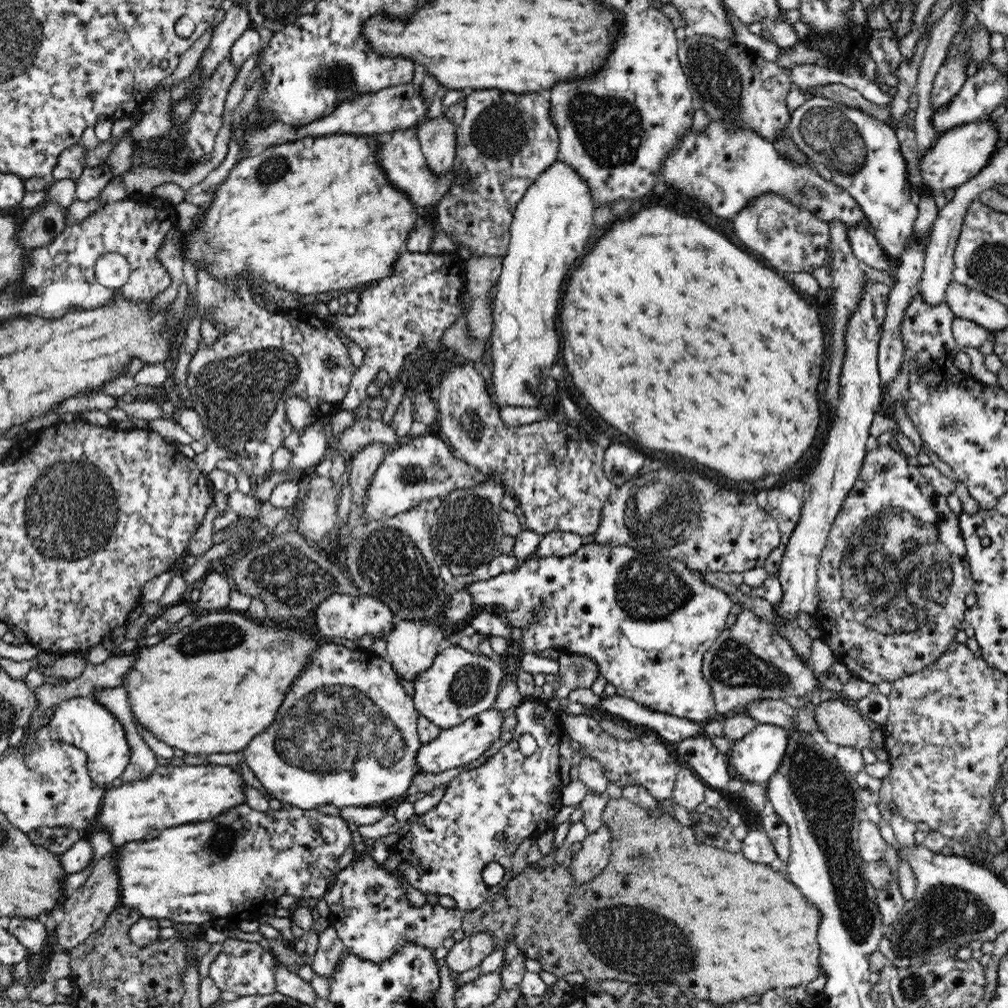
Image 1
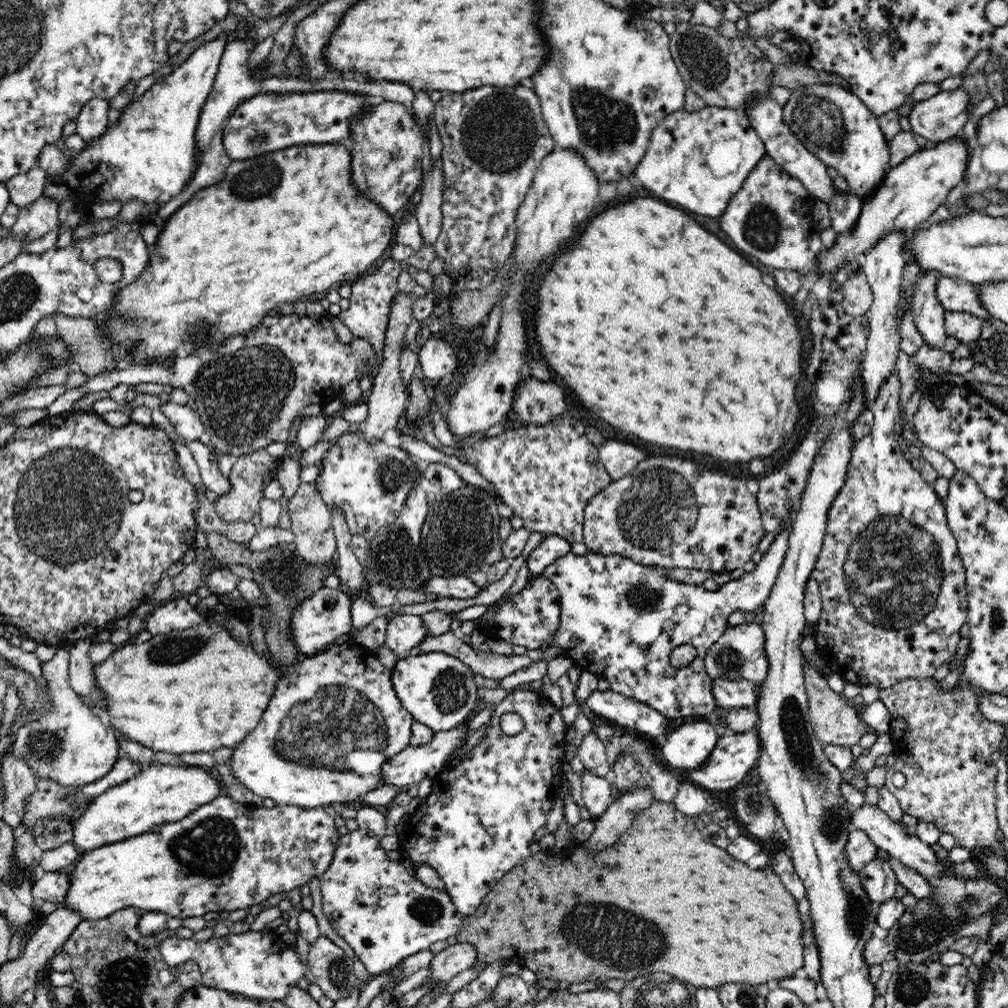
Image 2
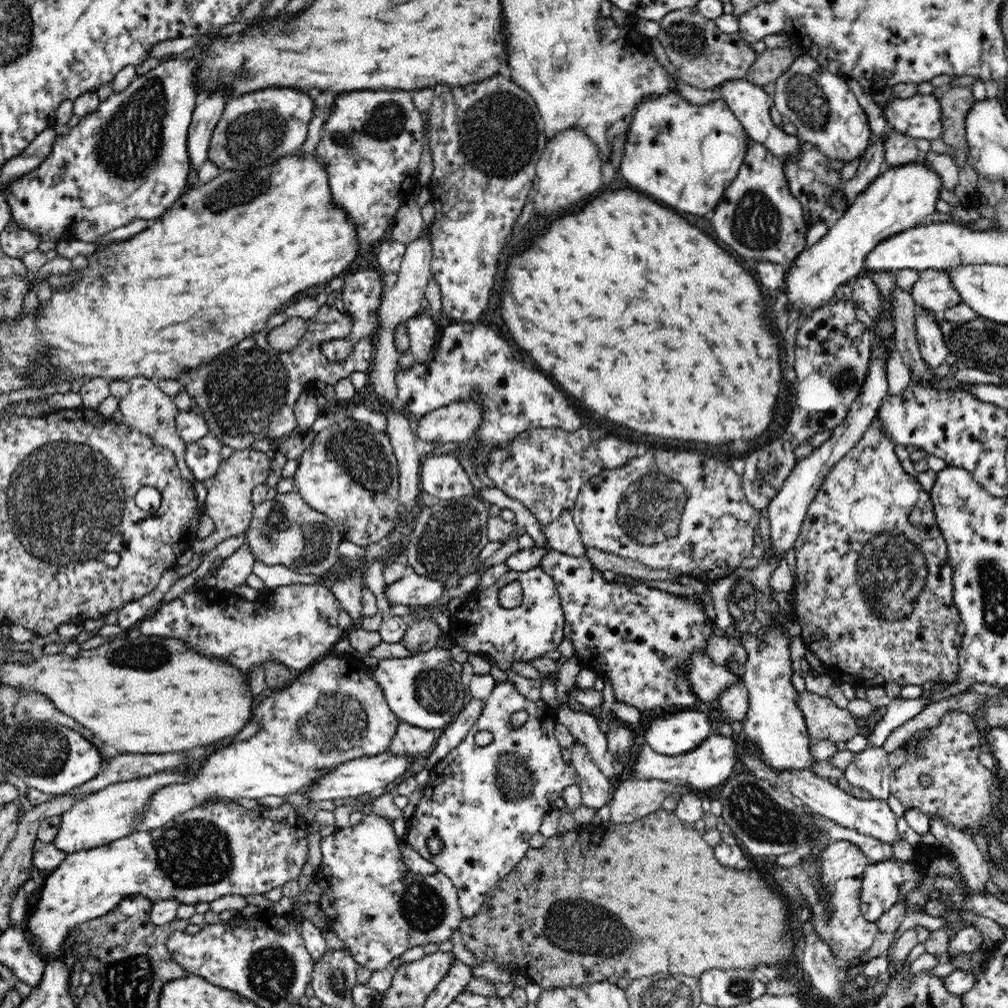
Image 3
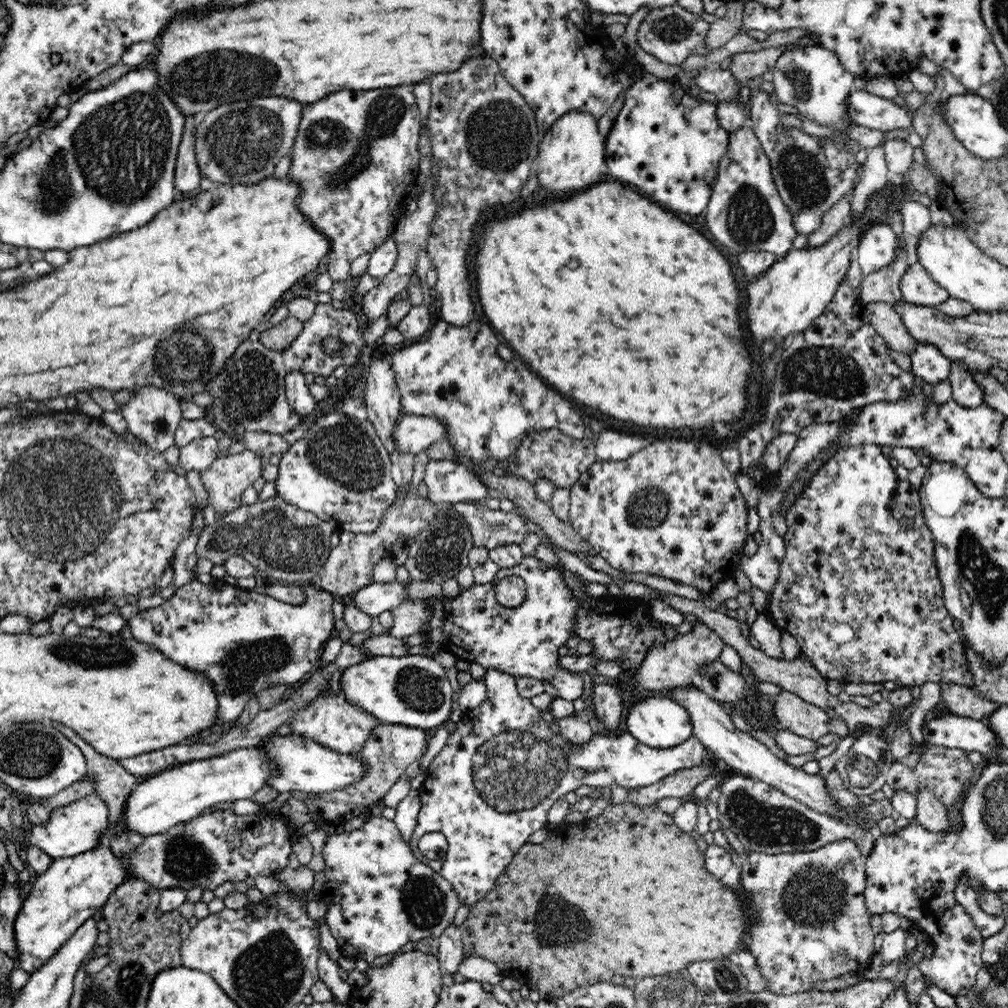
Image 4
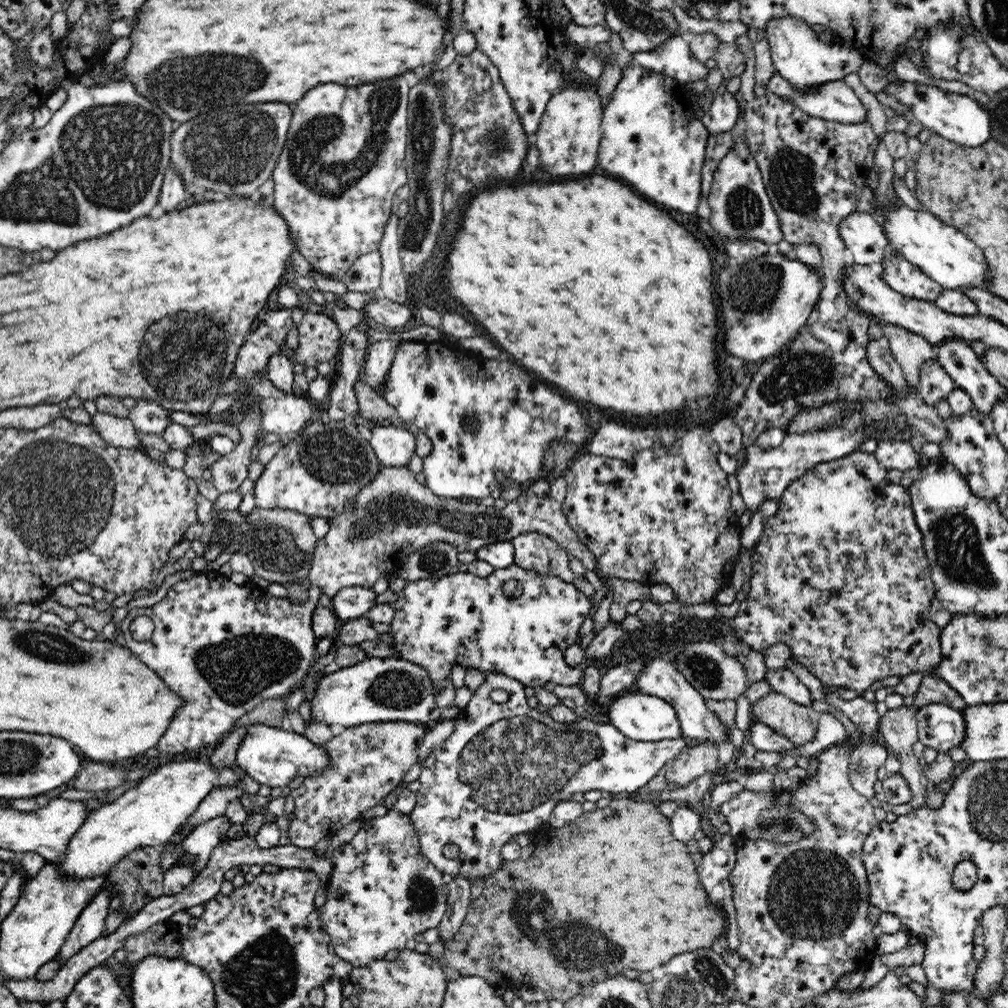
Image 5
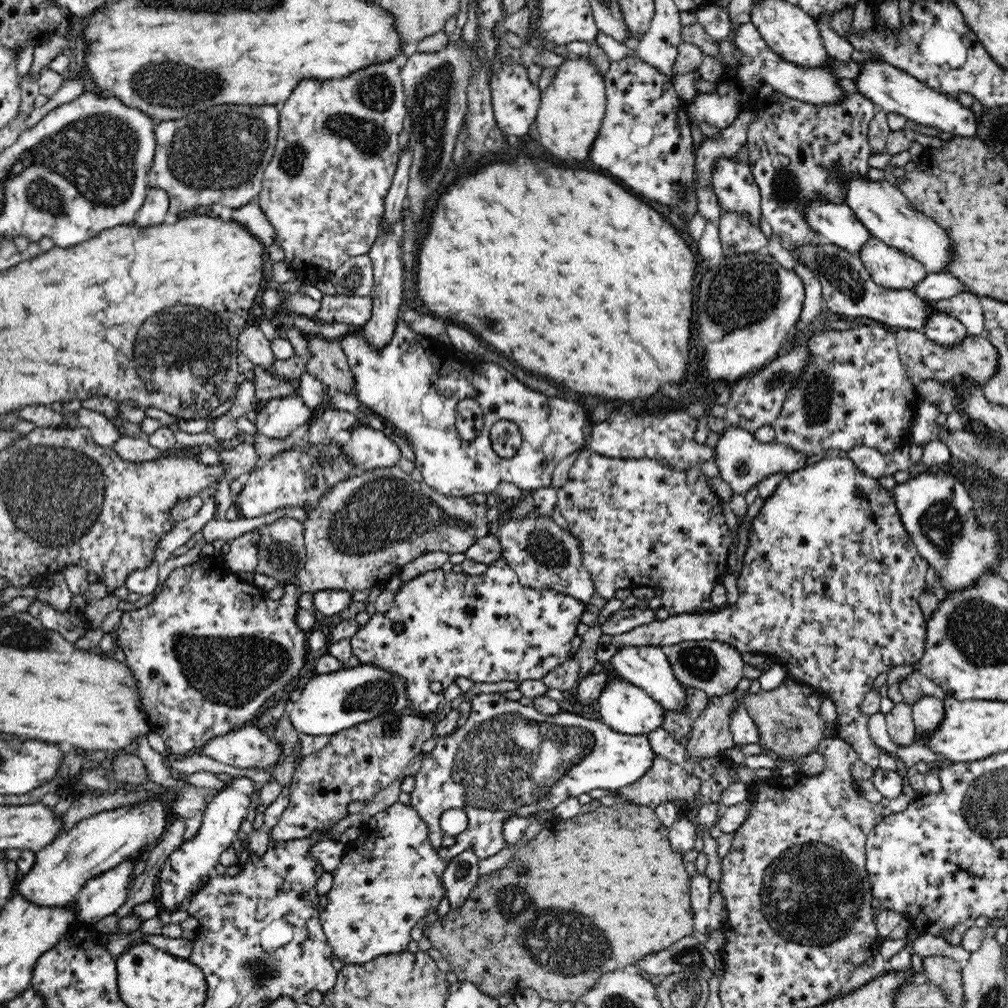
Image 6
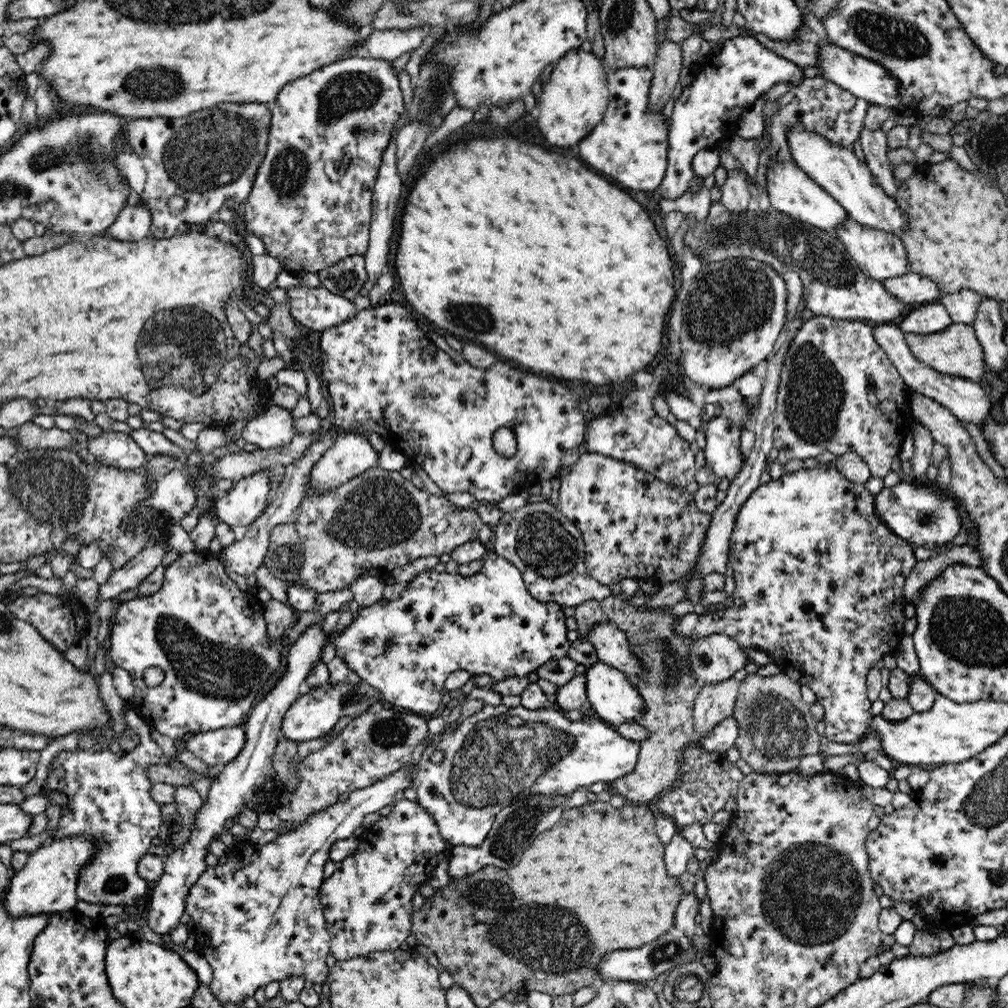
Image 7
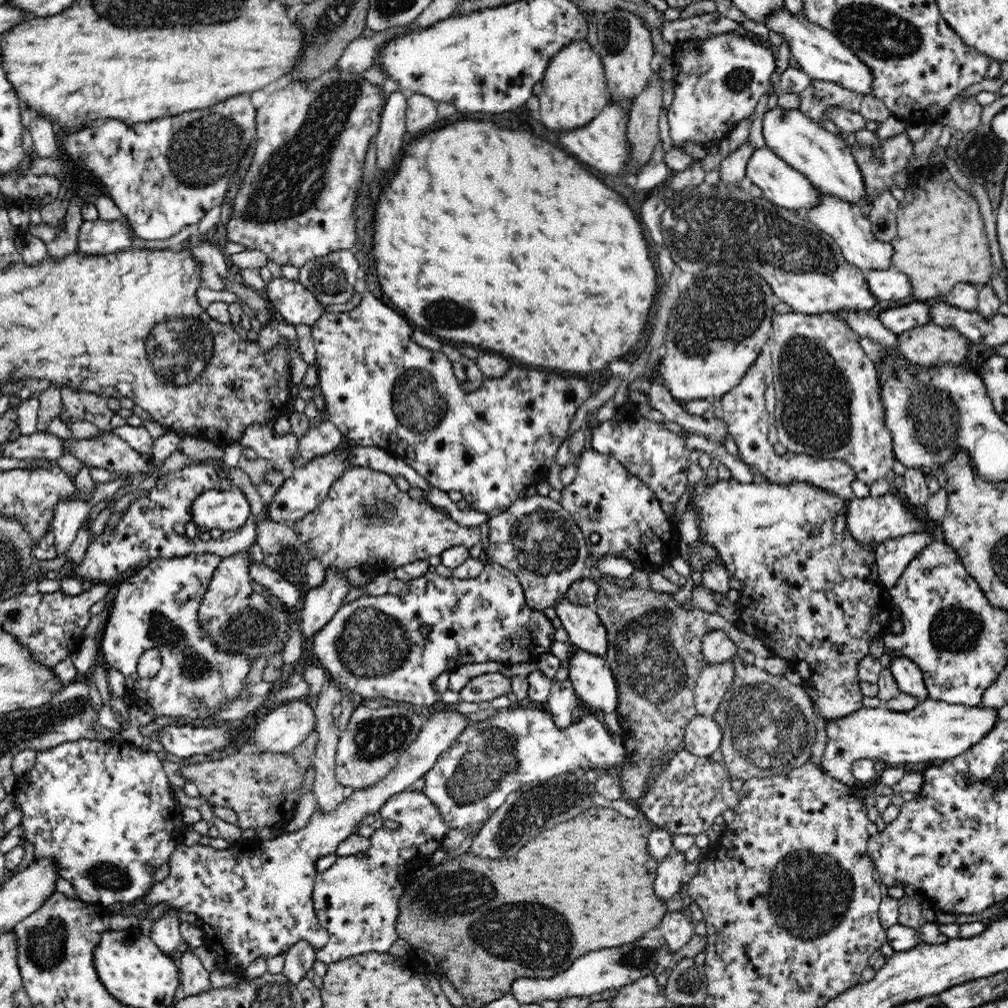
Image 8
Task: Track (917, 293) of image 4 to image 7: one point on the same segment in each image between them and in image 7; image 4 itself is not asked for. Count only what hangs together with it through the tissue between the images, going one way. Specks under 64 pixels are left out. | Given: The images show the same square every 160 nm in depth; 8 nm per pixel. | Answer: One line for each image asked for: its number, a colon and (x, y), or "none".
5: (903, 277)
6: (888, 267)
7: (880, 255)

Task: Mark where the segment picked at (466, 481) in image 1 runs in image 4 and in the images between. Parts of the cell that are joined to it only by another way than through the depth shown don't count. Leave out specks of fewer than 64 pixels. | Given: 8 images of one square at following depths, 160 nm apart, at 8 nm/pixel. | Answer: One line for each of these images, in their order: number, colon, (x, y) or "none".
2: (368, 481)
3: (352, 477)
4: (340, 470)

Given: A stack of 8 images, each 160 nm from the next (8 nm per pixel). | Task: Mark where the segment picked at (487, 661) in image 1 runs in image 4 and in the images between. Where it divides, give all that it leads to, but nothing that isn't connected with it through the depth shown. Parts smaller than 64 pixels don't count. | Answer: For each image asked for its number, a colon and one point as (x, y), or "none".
2: (437, 689)
3: (423, 690)
4: (413, 691)

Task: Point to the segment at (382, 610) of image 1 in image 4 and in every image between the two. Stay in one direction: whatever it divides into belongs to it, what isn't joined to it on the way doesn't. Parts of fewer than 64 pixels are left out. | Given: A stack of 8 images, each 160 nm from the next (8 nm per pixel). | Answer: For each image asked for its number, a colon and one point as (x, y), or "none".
2: (316, 622)
3: (295, 625)
4: (245, 641)

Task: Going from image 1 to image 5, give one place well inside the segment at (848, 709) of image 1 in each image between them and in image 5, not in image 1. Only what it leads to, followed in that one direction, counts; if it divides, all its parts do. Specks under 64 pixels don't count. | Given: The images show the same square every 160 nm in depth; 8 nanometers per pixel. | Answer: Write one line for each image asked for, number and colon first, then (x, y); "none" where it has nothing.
2: (835, 721)
3: (825, 721)
4: (793, 714)
5: (798, 723)

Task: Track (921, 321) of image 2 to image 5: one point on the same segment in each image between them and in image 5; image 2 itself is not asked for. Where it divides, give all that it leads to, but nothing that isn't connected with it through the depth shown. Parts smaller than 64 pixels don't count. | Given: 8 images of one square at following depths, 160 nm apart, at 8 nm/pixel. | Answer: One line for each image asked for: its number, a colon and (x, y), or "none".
3: (931, 345)
4: (927, 362)
5: (936, 385)

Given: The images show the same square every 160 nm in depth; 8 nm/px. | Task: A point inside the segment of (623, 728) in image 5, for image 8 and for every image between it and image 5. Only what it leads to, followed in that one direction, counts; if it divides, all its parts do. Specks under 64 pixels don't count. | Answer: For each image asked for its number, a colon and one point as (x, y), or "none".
6: (623, 706)
7: (615, 701)
8: (590, 675)

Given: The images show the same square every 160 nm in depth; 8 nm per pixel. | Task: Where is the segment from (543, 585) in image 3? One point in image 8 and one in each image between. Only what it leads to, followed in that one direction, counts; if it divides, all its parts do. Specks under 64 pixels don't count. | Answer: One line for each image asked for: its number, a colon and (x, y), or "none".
4: (473, 626)
5: (460, 619)
6: (489, 628)
7: (488, 623)
8: (374, 646)

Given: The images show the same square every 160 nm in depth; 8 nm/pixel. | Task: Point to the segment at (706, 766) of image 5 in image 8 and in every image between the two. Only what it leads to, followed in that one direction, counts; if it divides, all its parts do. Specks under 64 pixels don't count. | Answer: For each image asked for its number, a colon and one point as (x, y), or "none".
6: (710, 733)
7: (714, 702)
8: (715, 678)

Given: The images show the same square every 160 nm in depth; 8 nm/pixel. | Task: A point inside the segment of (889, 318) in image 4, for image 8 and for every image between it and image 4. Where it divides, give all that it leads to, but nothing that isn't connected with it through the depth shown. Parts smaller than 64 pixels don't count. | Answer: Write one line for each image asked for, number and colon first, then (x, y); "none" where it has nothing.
5: (911, 351)
6: (975, 358)
7: (955, 351)
8: (928, 345)

